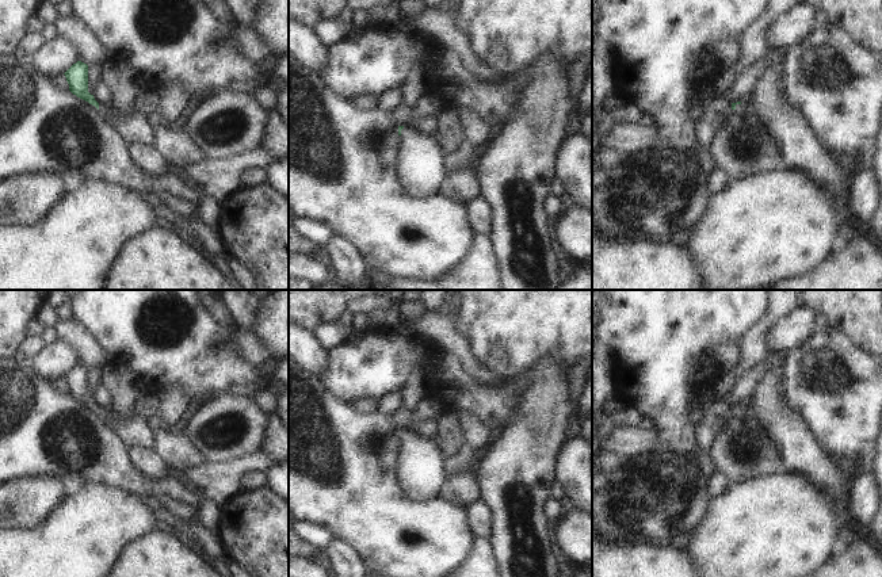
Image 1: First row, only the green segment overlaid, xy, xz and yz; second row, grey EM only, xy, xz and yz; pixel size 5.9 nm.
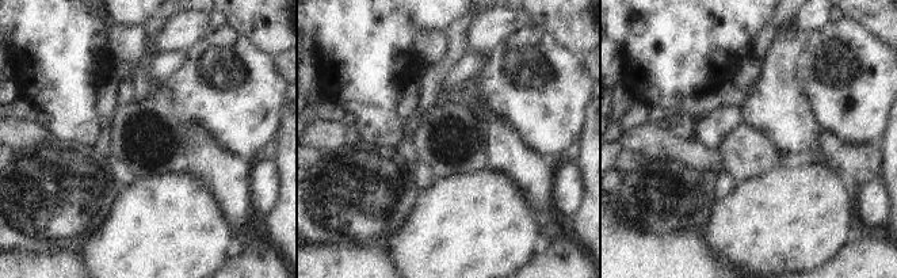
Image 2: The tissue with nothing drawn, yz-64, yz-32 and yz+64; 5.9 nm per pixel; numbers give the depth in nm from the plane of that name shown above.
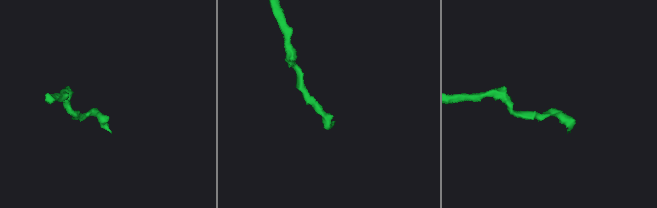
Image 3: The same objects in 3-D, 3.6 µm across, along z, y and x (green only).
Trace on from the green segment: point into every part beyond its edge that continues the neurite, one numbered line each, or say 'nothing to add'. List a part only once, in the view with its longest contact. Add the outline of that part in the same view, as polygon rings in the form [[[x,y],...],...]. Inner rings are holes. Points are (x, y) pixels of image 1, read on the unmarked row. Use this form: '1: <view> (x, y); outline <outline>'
1: yz (802, 455); outline [[[768,355],[765,362],[771,370],[752,400],[736,408],[736,413],[749,406],[764,417],[768,423],[770,437],[783,455],[786,473],[803,477],[824,496],[831,512],[836,516],[837,509],[848,498],[851,485],[844,463],[820,447],[801,419],[791,417],[784,410],[784,404],[779,400],[776,390],[776,379],[786,363],[786,356]]]

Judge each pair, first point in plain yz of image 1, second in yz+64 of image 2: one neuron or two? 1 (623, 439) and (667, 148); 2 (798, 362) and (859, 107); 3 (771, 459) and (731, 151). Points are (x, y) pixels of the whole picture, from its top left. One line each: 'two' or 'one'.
1: one
2: one
3: one

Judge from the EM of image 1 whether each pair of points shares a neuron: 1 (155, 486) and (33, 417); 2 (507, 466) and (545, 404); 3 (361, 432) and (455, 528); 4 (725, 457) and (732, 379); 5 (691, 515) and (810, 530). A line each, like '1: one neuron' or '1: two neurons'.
1: one neuron
2: one neuron
3: one neuron
4: two neurons
5: two neurons

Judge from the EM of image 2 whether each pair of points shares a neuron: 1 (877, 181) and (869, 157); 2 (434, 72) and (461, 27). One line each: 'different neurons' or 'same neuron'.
1: different neurons
2: same neuron

